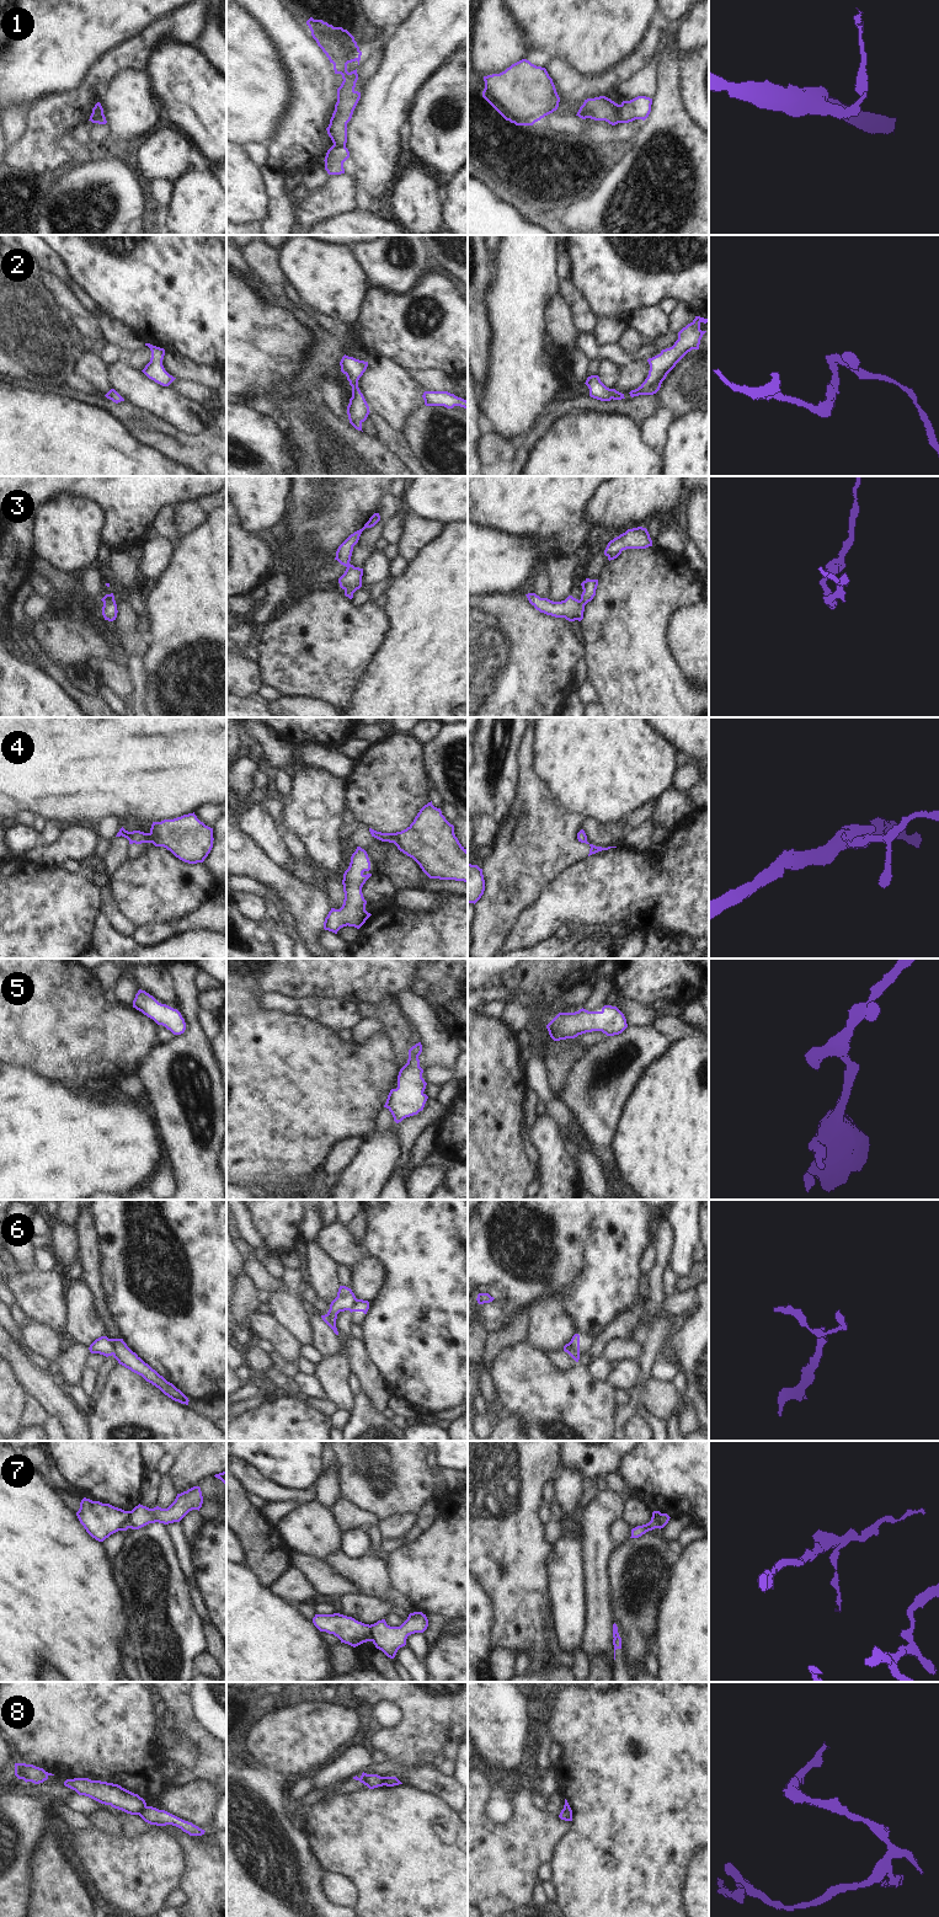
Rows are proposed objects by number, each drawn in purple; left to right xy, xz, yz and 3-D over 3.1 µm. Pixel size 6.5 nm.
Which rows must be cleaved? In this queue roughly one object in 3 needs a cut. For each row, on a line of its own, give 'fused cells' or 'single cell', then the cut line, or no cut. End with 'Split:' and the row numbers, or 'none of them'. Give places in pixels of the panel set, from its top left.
1: fused cells; cut yz (620, 105), (618, 122)
2: single cell; cut none
3: single cell; cut none
4: fused cells; cut xz (371, 829), (375, 837)
5: single cell; cut none
6: fused cells; cut xy (108, 1339), (113, 1354)
7: fused cells; cut xy (129, 1511), (127, 1527)
8: fused cells; cut xy (145, 1805), (138, 1814)
Split: 1, 4, 6, 7, 8

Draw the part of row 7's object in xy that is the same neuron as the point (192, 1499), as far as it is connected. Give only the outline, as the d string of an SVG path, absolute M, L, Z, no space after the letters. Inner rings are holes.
M199 1486L177 1494L175 1501L167 1508L159 1506L149 1508L139 1504L128 1513L128 1528L139 1529L155 1522L164 1524L180 1522L190 1511L199 1511L202 1504L203 1496Z

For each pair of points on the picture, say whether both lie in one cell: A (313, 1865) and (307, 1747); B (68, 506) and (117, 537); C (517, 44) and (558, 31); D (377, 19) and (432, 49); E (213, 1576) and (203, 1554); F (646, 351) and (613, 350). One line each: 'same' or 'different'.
A: different
B: different
C: different
D: different
E: same
F: same

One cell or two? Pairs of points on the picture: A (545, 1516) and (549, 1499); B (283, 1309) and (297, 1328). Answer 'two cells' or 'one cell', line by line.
A: one cell
B: one cell

